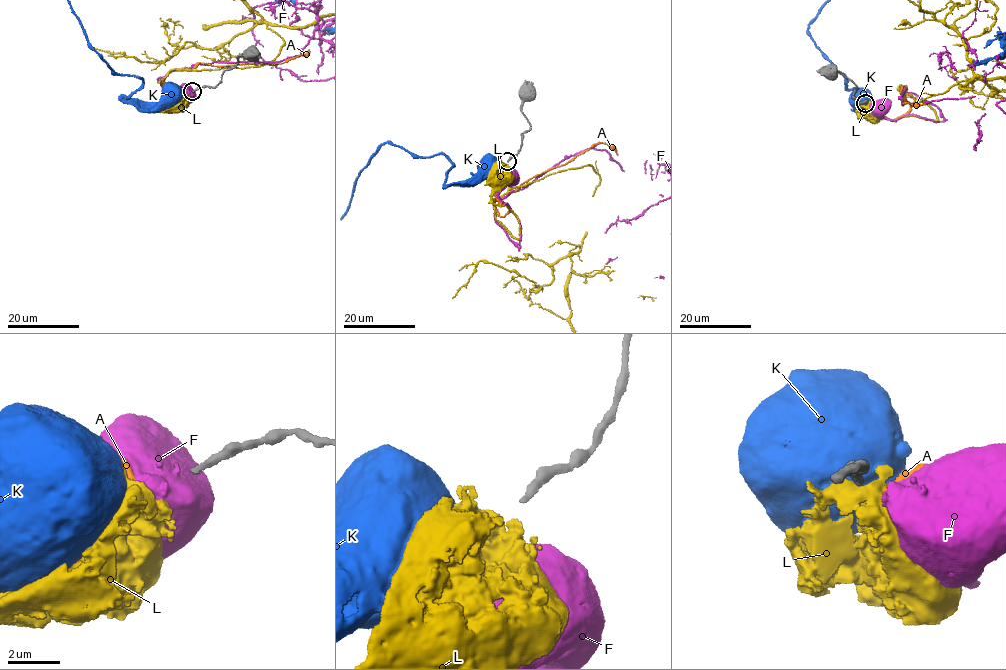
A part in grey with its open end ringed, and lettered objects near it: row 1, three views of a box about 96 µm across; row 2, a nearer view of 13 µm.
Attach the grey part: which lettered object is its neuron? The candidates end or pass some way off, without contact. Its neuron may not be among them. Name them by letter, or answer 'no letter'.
no letter

